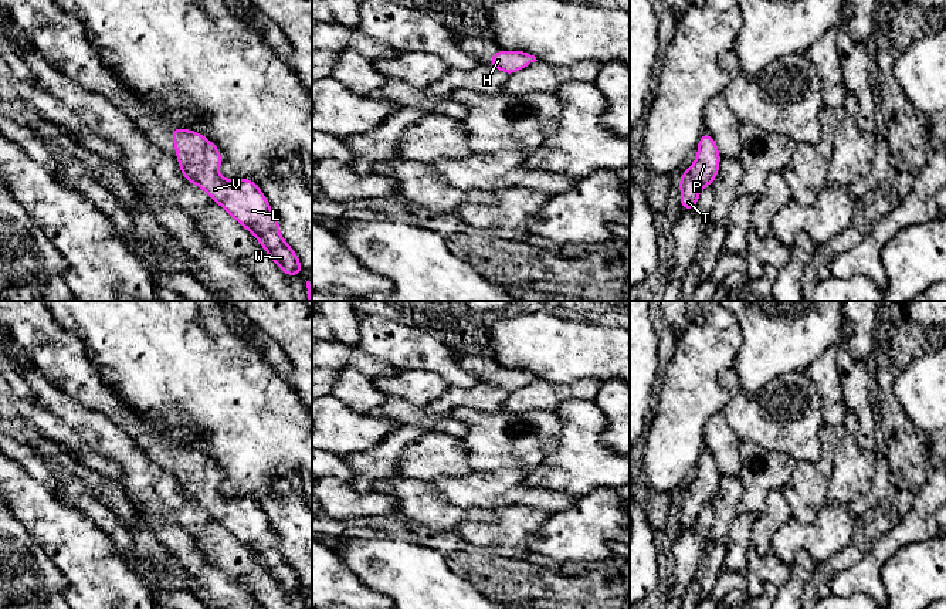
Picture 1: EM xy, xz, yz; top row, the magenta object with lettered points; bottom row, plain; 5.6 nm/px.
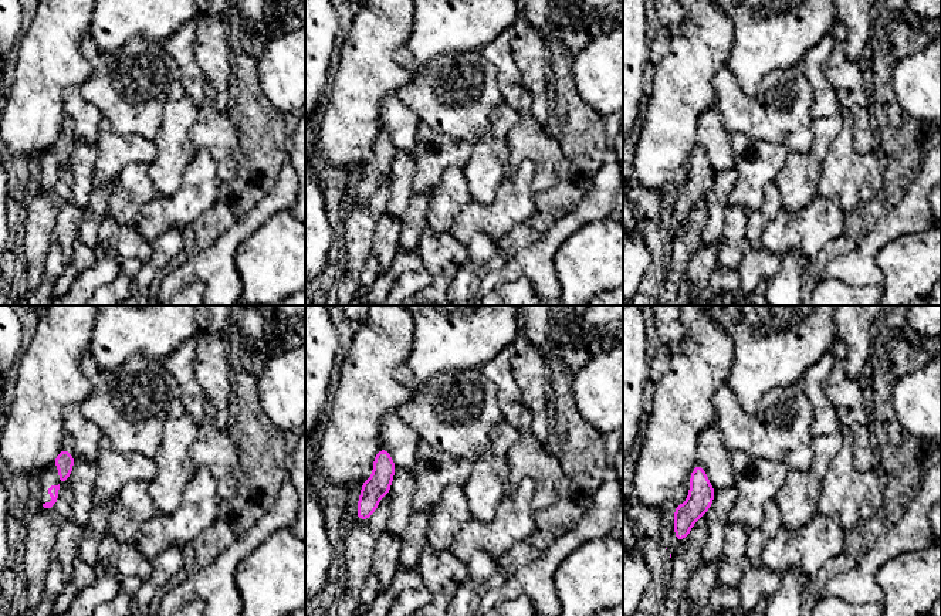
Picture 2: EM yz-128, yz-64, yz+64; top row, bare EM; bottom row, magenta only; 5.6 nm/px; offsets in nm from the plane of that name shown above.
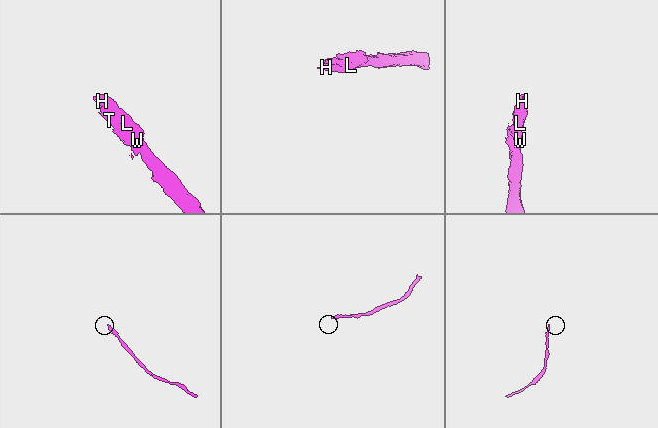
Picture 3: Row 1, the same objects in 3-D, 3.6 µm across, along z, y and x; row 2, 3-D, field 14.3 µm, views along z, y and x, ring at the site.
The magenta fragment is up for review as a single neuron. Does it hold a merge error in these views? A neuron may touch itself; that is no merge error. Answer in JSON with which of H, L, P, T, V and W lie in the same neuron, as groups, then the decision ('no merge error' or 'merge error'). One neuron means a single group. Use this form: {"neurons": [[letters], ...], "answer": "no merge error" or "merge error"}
{"neurons": [["H", "L", "P", "T", "V", "W"]], "answer": "no merge error"}

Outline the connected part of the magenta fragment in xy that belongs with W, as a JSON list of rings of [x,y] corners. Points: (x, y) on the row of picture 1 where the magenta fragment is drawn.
[[[173,128],[170,133],[184,179],[197,183],[230,216],[254,233],[284,274],[301,275],[299,258],[279,234],[279,220],[257,183],[248,179],[223,179],[218,175],[223,156],[217,146],[199,132]]]

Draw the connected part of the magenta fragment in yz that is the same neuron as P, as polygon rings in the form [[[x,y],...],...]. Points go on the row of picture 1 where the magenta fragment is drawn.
[[[705,132],[698,142],[698,158],[681,175],[681,206],[682,210],[694,209],[698,203],[701,189],[713,183],[719,172],[720,155],[713,138]]]

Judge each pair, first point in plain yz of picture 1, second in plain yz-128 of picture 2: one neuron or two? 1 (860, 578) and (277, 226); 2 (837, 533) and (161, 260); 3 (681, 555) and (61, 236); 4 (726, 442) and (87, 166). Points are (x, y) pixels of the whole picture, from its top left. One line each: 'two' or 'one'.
1: two
2: two
3: two
4: two

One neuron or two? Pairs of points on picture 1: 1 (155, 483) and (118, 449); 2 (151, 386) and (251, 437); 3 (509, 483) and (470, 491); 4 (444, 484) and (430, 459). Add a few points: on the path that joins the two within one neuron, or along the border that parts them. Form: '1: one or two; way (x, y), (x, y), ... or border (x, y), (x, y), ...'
1: one; way (146, 476), (126, 456)
2: one; way (176, 388), (202, 388), (226, 412)
3: one; way (499, 487), (480, 489)
4: two; border (472, 472), (464, 476), (440, 476), (434, 481)

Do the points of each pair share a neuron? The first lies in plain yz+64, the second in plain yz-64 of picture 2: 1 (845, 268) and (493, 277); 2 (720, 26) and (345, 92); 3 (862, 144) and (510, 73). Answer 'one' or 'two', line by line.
1: one
2: one
3: two

